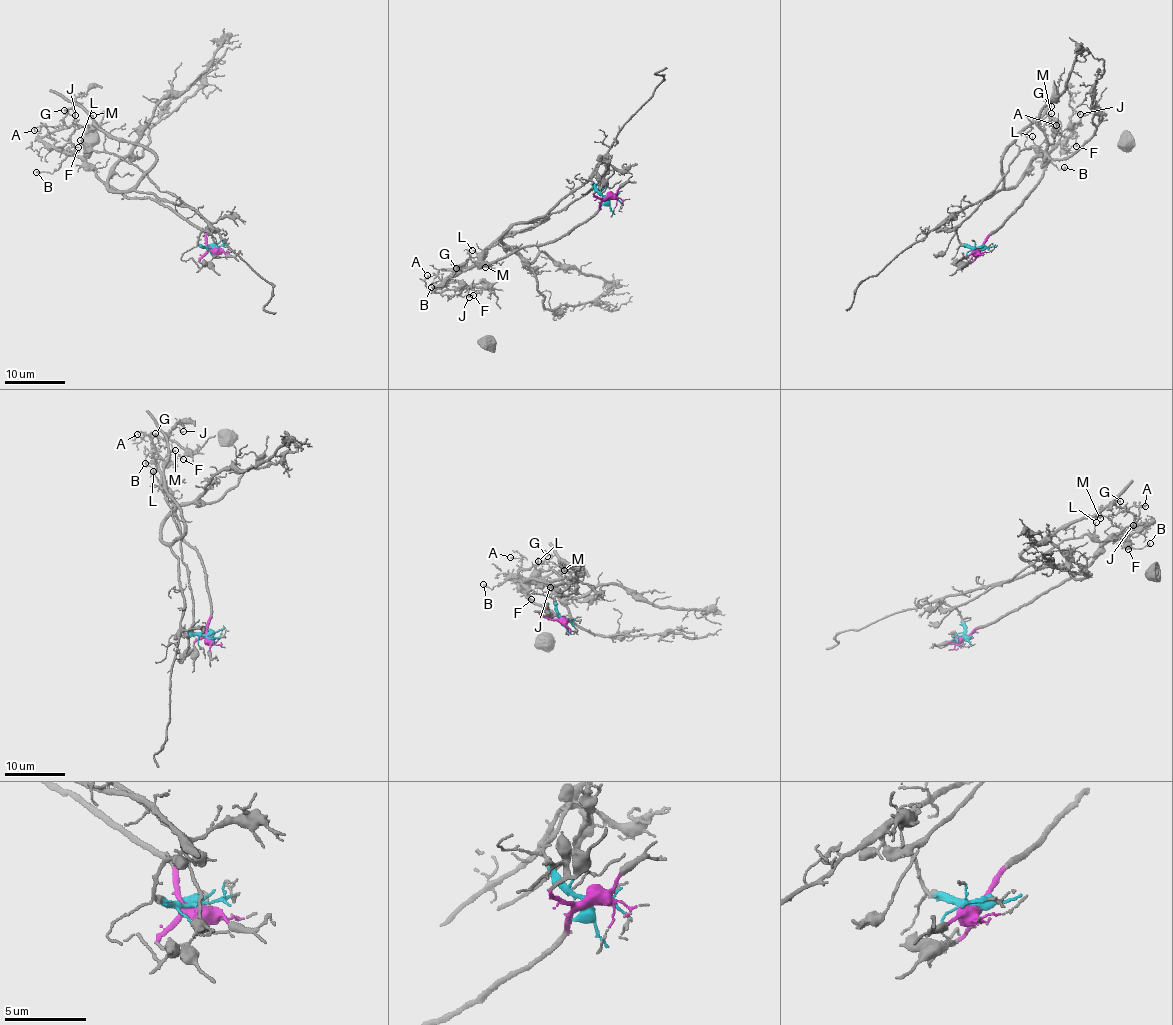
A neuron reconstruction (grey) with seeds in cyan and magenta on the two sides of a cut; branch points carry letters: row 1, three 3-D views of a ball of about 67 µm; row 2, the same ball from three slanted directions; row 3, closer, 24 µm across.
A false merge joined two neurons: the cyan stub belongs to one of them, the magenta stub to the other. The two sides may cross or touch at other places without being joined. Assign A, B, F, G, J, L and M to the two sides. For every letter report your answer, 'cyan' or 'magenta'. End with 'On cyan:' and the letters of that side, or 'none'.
A: magenta
B: magenta
F: magenta
G: magenta
J: magenta
L: magenta
M: magenta
On cyan: none

